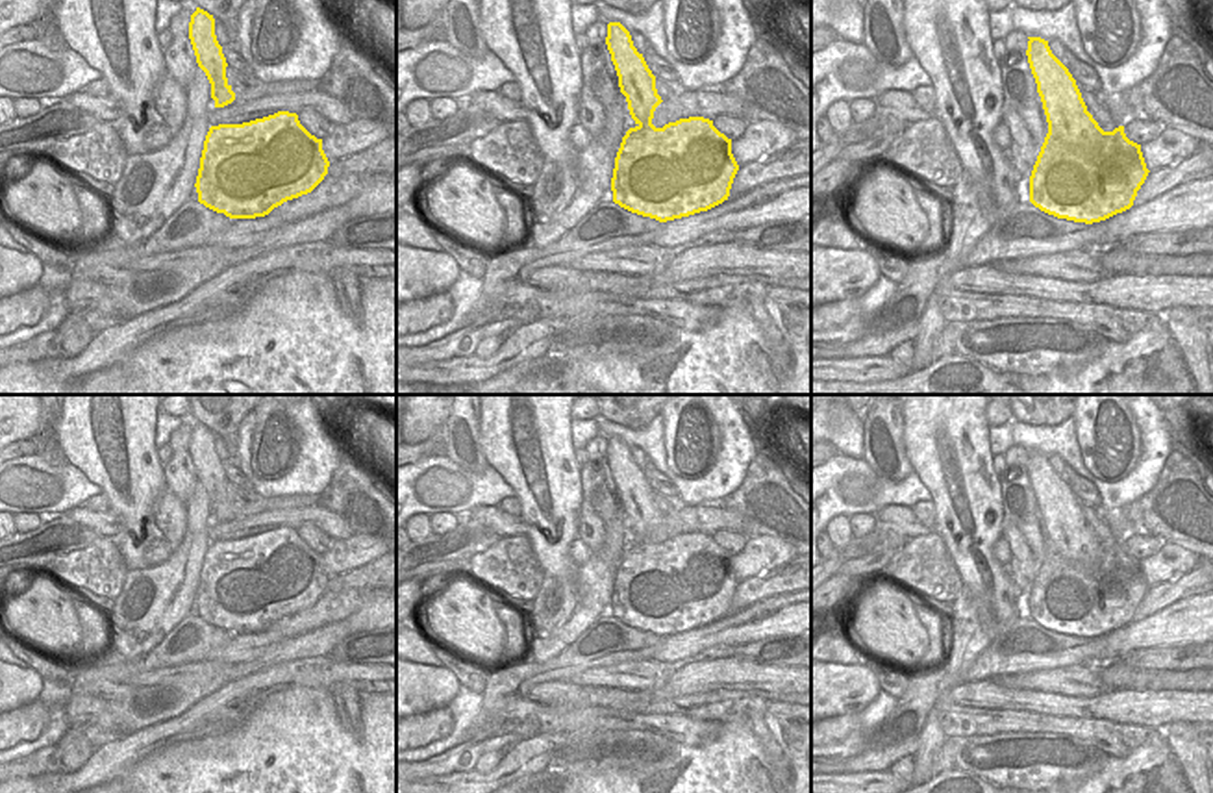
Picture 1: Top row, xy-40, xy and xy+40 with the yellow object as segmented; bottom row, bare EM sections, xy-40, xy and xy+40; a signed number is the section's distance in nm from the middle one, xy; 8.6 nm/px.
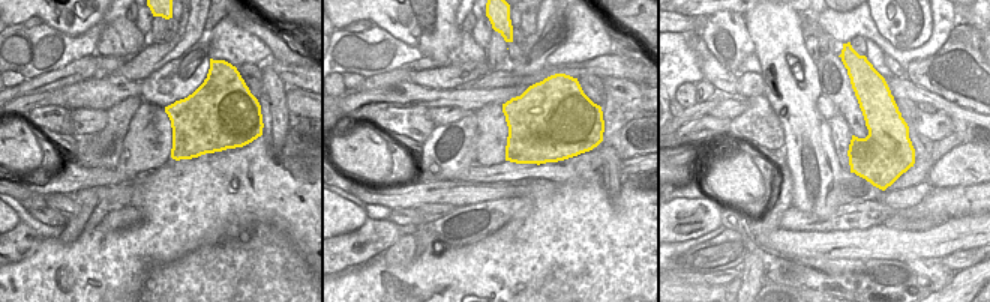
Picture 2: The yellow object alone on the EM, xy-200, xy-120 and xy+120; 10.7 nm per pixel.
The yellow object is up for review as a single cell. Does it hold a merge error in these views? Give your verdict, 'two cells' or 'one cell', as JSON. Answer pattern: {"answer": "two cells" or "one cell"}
{"answer": "two cells"}

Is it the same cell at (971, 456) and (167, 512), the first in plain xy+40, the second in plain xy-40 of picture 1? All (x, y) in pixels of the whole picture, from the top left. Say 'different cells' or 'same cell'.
different cells

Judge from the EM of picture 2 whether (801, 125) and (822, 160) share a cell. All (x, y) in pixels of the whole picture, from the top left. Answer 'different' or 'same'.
same

